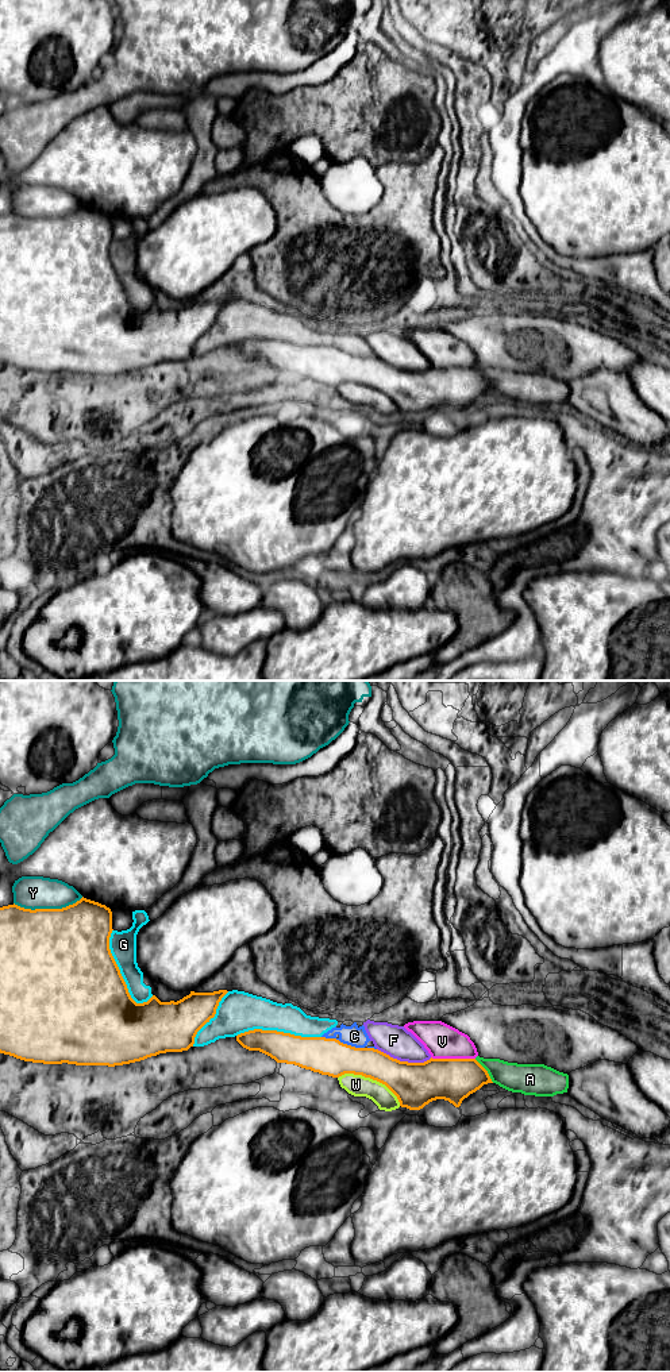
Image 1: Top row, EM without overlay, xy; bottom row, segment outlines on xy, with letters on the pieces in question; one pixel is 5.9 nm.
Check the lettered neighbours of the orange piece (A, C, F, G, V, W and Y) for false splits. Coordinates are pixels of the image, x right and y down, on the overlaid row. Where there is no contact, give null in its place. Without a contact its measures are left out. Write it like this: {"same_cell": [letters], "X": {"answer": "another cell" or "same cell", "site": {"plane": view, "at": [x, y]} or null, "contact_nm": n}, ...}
{"same_cell": [], "A": {"answer": "another cell", "site": {"plane": "xy", "at": [486, 1071]}, "contact_nm": 180}, "C": {"answer": "another cell", "site": {"plane": "xy", "at": [342, 1043]}, "contact_nm": 260}, "F": {"answer": "another cell", "site": {"plane": "xy", "at": [404, 1062]}, "contact_nm": 340}, "G": {"answer": "another cell", "site": {"plane": "xy", "at": [119, 971]}, "contact_nm": 480}, "V": {"answer": "another cell", "site": {"plane": "xy", "at": [453, 1059]}, "contact_nm": 260}, "W": {"answer": "another cell", "site": {"plane": "xy", "at": [372, 1078]}, "contact_nm": 420}, "Y": {"answer": "another cell", "site": {"plane": "xy", "at": [47, 909]}, "contact_nm": 420}}

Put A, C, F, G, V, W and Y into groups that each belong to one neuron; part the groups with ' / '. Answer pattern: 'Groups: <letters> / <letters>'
Groups: A / C G / F / V / W / Y

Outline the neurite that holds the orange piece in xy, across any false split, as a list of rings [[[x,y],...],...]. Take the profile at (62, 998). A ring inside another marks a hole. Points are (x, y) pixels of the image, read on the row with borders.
[[[81,898],[73,905],[62,909],[24,909],[18,905],[0,907],[0,1053],[16,1059],[43,1064],[76,1064],[76,1065],[123,1065],[145,1060],[151,1056],[166,1052],[188,1051],[195,1044],[197,1032],[215,1017],[222,998],[228,993],[219,990],[213,993],[195,993],[174,1002],[161,1002],[153,995],[147,1002],[136,1003],[127,988],[120,970],[109,949],[109,937],[112,933],[112,912],[105,905]]]

